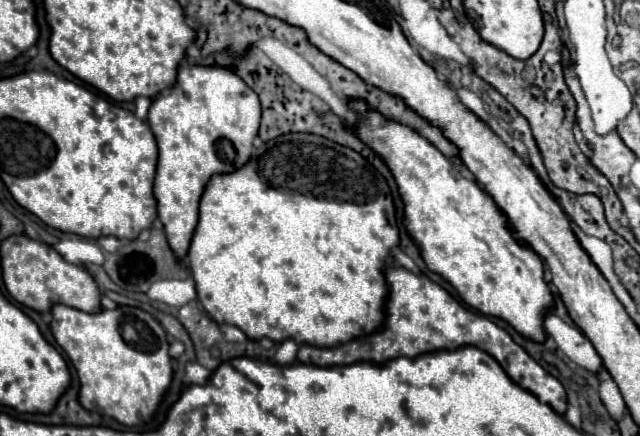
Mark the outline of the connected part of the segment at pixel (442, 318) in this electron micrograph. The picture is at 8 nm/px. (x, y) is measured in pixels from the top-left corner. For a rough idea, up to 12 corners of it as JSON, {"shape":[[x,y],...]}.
{"shape":[[392,266],[384,332],[316,348],[312,366],[476,346],[554,412],[564,386],[506,330]]}

